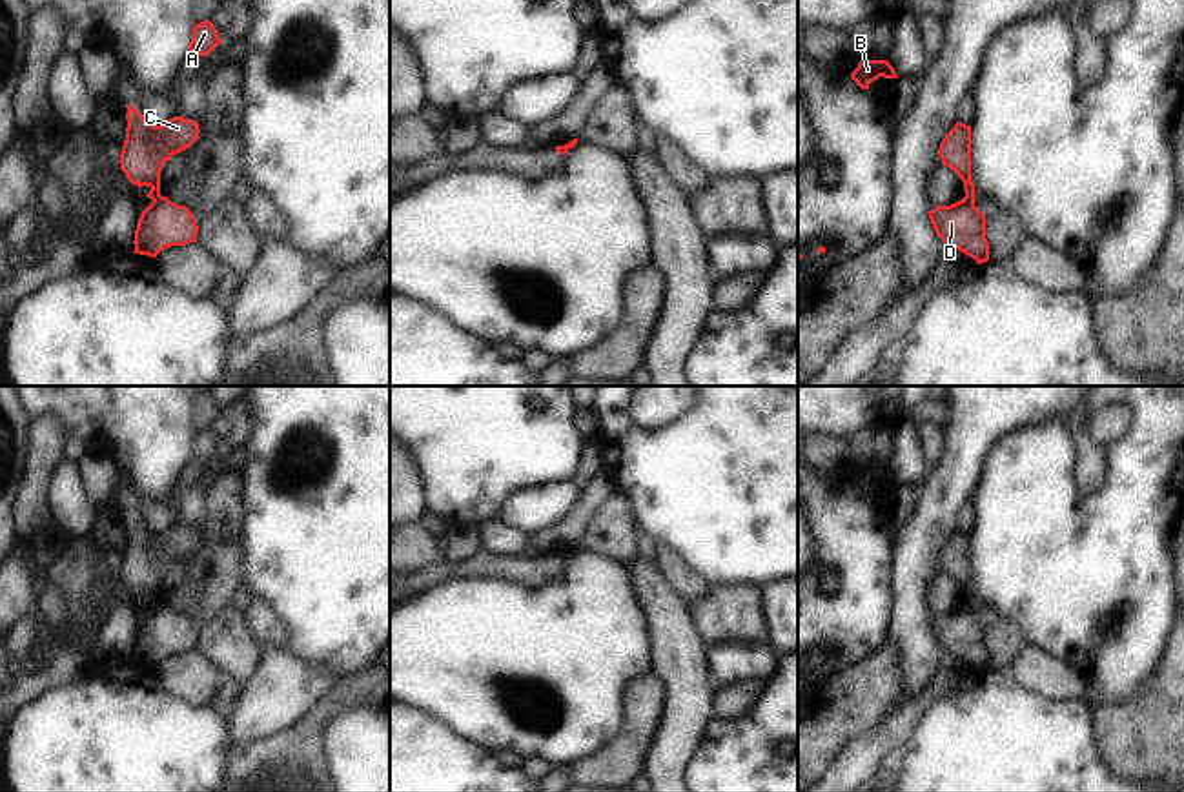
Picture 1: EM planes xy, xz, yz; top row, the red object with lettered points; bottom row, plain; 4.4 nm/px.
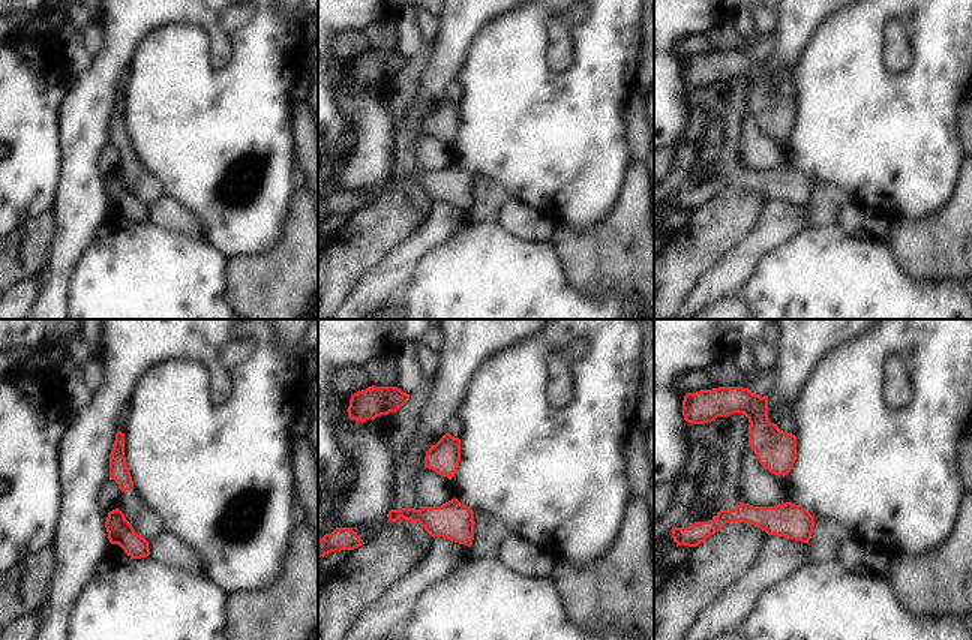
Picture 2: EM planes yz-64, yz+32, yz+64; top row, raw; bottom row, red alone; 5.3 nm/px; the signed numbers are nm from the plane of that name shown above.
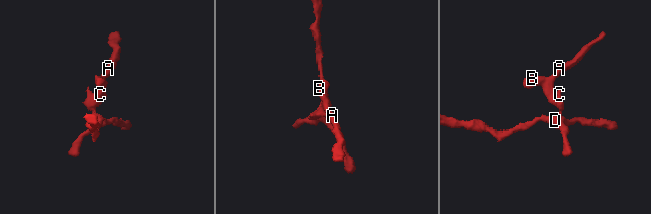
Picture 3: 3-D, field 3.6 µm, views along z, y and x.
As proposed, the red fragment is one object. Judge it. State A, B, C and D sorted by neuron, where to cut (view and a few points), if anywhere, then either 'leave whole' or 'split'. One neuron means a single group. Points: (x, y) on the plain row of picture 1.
A B C / D | yz (966, 603), (973, 612) | split

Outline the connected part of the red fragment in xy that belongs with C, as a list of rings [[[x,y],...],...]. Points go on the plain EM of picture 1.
[[[129,512],[126,521],[126,548],[120,559],[120,577],[138,595],[149,594],[148,606],[160,604],[160,579],[166,568],[191,555],[200,537],[197,528],[173,524],[160,533],[149,532]]]

